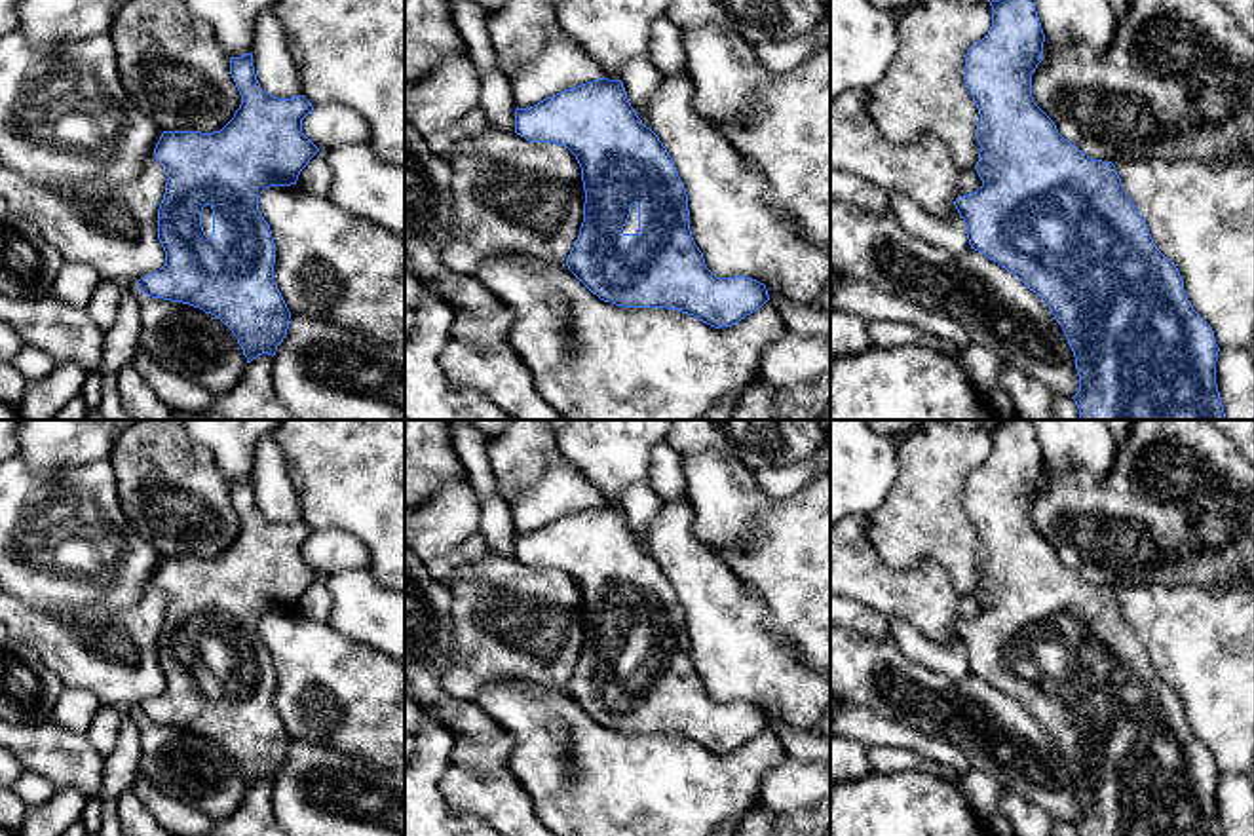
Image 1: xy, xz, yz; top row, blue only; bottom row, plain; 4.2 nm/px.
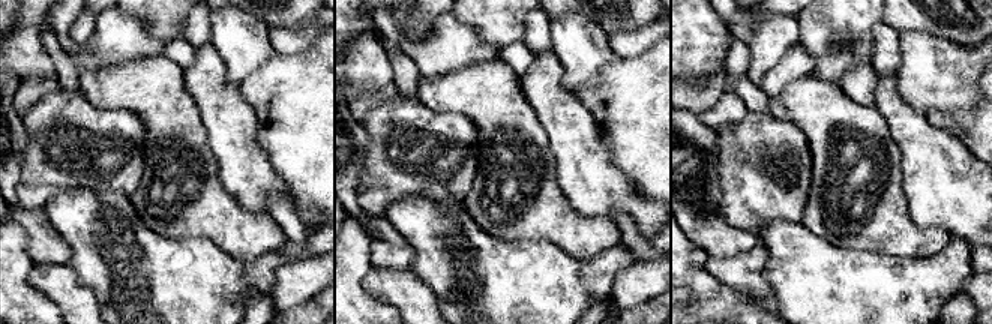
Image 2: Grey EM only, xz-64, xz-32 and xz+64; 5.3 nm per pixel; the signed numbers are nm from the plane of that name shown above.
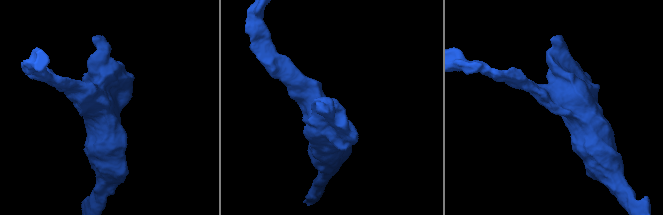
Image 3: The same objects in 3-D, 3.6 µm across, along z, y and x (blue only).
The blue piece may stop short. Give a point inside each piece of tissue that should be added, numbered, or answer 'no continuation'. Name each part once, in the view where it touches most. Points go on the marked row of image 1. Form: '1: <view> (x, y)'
1: xz (631, 227)

